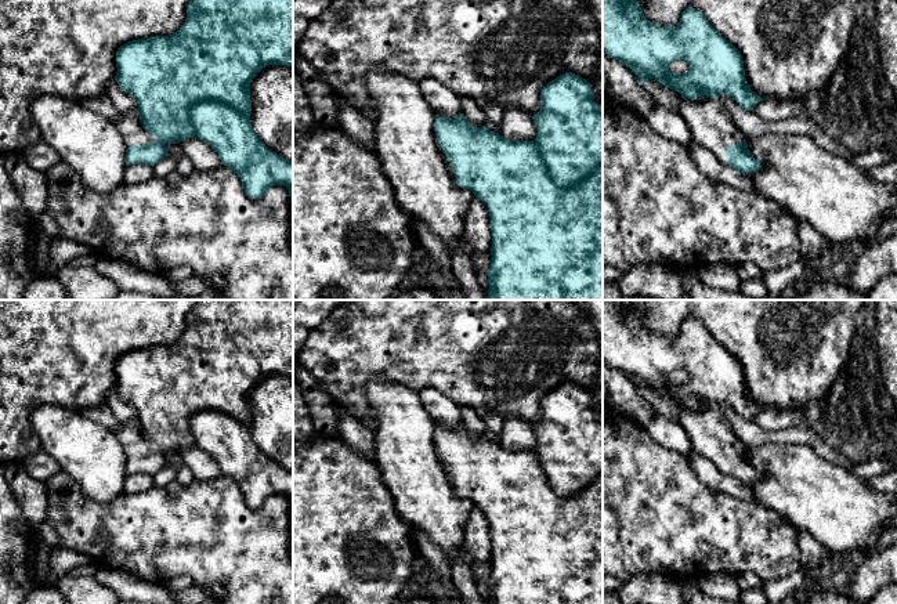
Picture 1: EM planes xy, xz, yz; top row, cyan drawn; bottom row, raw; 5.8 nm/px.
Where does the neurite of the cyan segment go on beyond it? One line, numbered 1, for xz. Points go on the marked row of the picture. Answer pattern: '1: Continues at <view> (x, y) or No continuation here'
1: No continuation here

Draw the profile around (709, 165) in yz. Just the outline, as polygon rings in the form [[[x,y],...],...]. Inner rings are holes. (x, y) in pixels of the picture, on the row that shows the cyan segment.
[[[694,142],[691,145],[687,145],[687,149],[694,159],[698,170],[705,176],[719,182],[728,184],[734,188],[755,192],[755,185],[746,176],[734,167],[720,162],[706,148]]]

